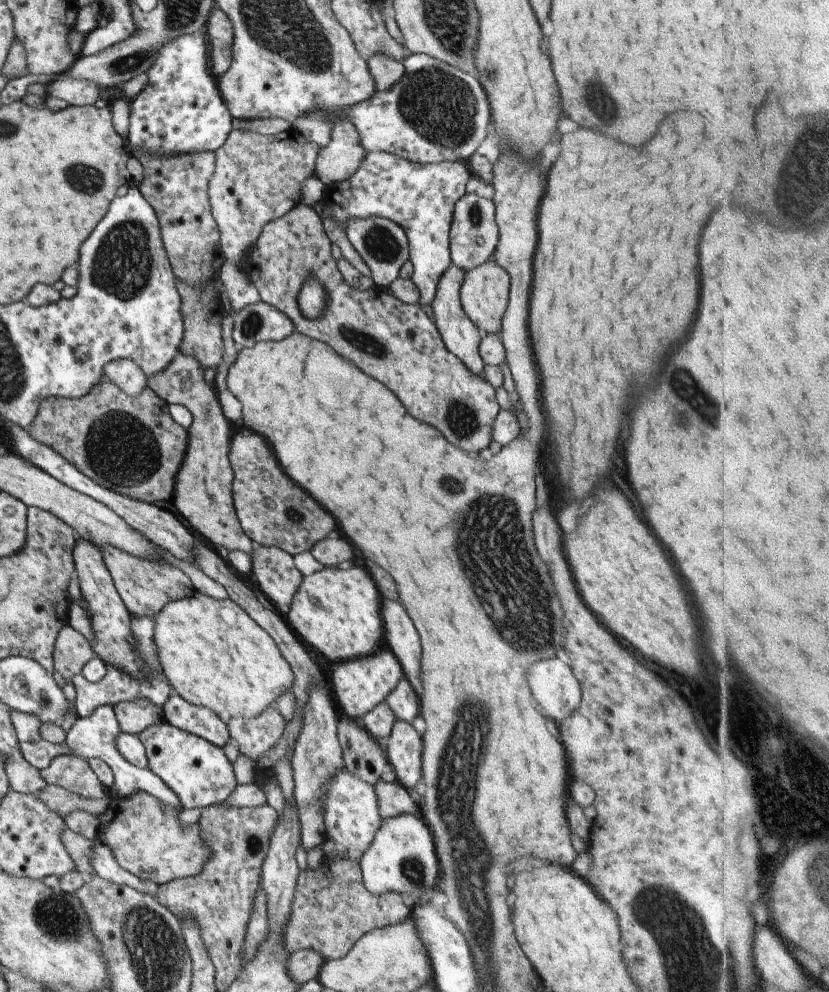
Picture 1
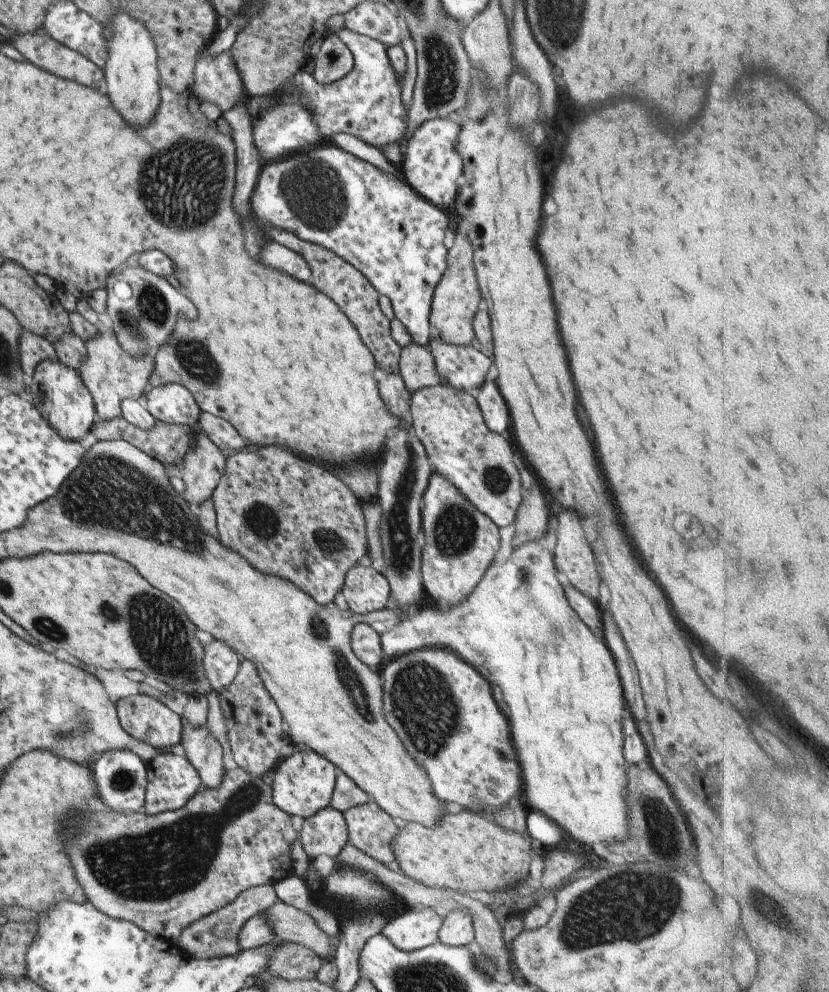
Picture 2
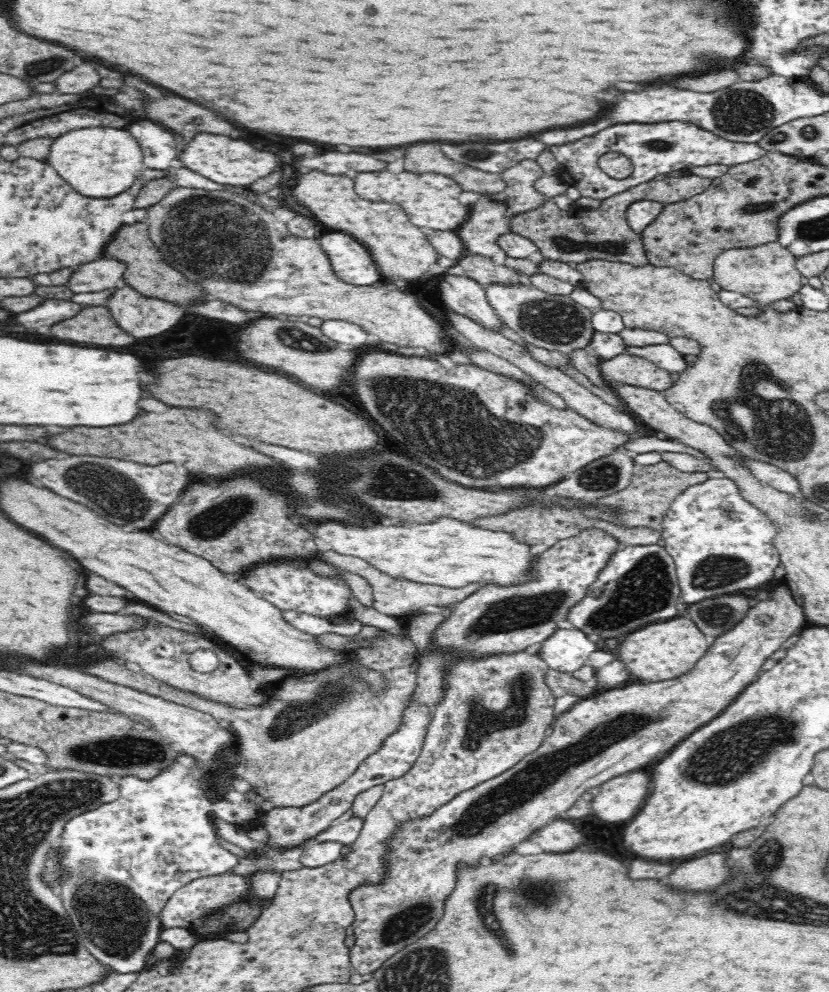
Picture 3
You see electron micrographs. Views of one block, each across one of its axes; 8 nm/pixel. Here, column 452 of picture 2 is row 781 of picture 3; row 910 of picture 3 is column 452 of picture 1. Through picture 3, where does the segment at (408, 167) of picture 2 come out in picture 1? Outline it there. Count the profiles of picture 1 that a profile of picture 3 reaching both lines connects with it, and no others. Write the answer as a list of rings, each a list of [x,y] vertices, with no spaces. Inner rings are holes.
[[[412,54],[400,63],[403,65],[402,75],[390,89],[373,91],[366,101],[353,105],[347,112],[348,120],[357,131],[360,145],[366,152],[391,153],[411,163],[465,162],[483,140],[490,114],[490,106],[479,81],[461,69],[427,55]]]

